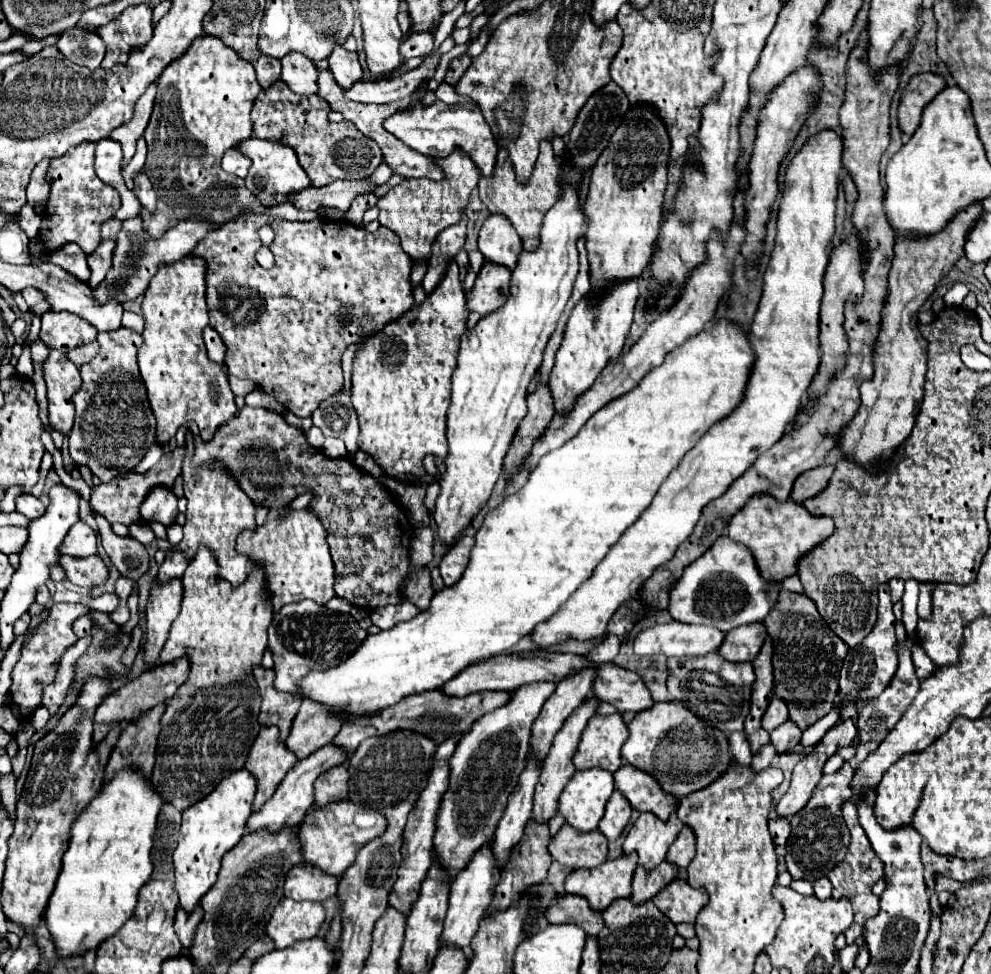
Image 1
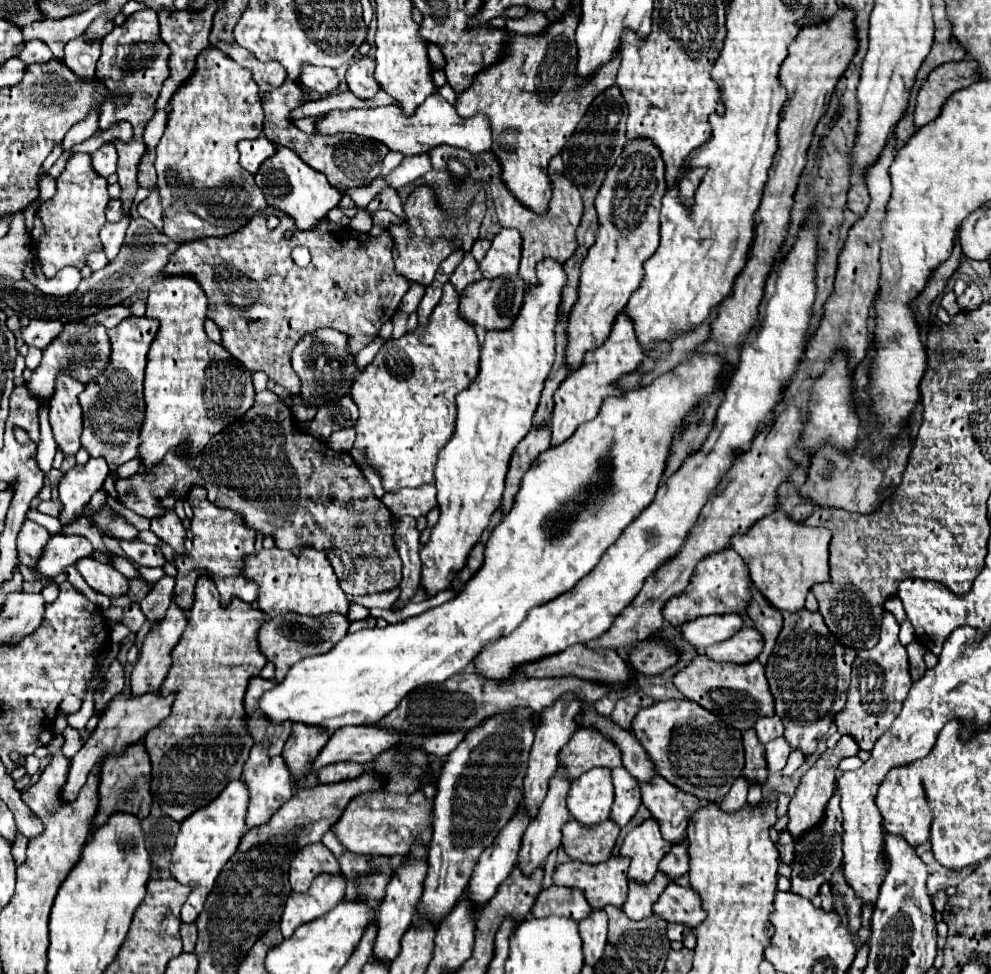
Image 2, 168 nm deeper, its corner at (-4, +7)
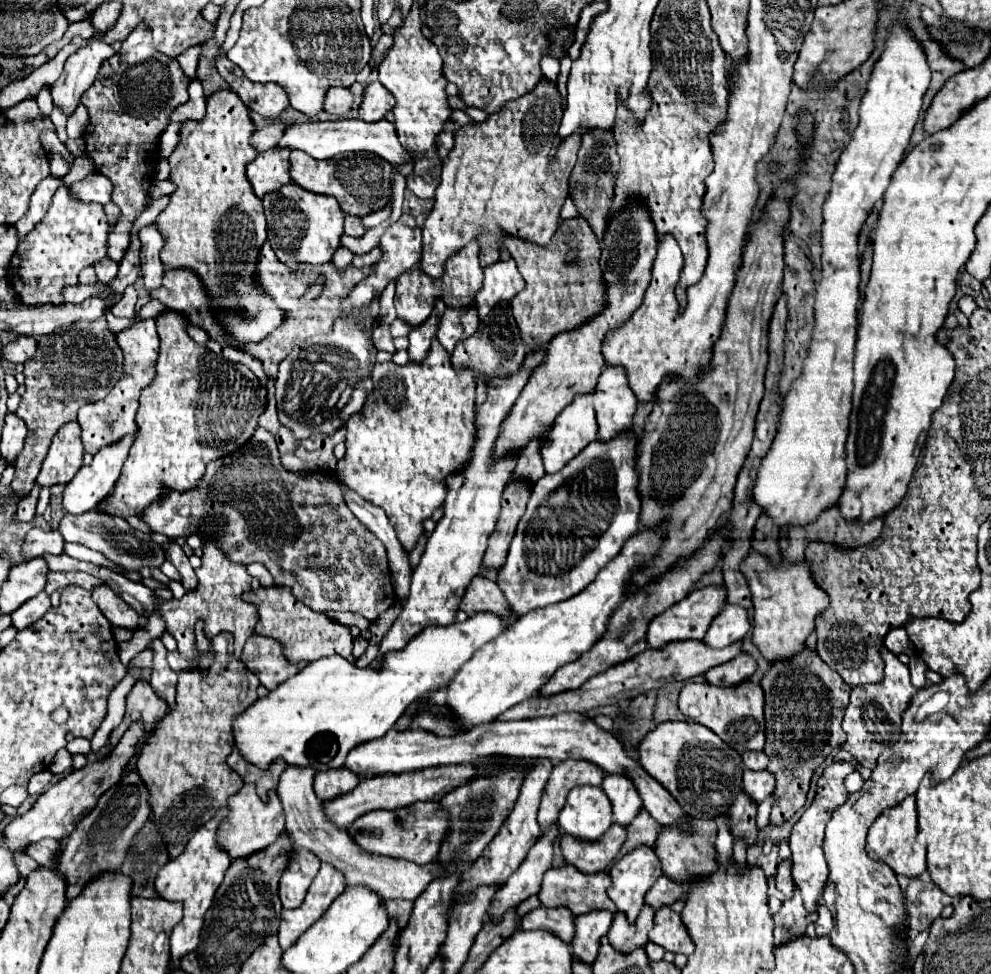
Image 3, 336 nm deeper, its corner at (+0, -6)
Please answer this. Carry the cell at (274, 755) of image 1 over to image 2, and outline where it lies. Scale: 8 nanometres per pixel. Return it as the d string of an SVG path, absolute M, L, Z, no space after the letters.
M255 744L251 748L249 760L243 766L243 782L249 790L249 810L247 810L247 828L261 826L271 820L271 816L293 796L291 774L281 756L269 758L265 744Z

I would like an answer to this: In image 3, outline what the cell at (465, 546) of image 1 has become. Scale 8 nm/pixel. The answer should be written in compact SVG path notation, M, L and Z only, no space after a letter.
M477 575L477 577L469 583L469 587L467 587L467 591L465 591L463 601L461 601L459 607L461 607L467 615L473 615L473 613L477 613L477 611L491 611L491 613L495 613L495 615L513 619L511 613L509 613L509 605L507 605L507 601L505 601L503 593L501 593L501 589L499 589L491 579L481 577L481 575Z

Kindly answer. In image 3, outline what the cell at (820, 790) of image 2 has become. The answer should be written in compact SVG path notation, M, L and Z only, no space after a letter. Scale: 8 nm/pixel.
M833 761L819 777L817 781L817 793L815 793L815 799L813 803L809 805L809 809L801 815L801 819L793 825L793 831L791 831L791 837L789 837L789 847L791 847L791 861L793 861L793 867L791 867L791 873L793 873L793 879L795 879L795 885L799 887L801 891L801 897L803 897L803 903L809 911L815 909L817 901L821 899L821 893L823 893L823 887L825 887L825 881L827 881L827 861L825 861L825 855L823 855L823 833L825 833L825 825L831 817L831 811L835 807L839 807L839 803L845 803L847 801L847 789L843 785L843 779L855 771L855 767L849 763L849 761Z

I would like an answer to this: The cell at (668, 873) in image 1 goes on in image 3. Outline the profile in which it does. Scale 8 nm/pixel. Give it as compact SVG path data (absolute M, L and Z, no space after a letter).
M643 905L639 919L631 925L627 921L627 915L615 913L611 929L607 933L609 941L615 943L619 951L633 951L639 945L647 945L647 933L653 927L653 915L655 911L649 905Z

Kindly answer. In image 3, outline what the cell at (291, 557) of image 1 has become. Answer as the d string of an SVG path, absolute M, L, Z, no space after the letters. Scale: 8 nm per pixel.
M279 585L259 587L257 591L245 593L243 599L255 603L259 609L259 621L257 621L255 633L281 641L285 647L285 655L291 663L317 661L327 655L341 655L353 661L353 655L351 655L353 637L349 627L329 619L325 613L315 613L303 601L297 601L289 587L279 587Z

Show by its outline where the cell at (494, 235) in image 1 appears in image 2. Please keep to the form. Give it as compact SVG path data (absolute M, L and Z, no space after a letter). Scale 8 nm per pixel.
M503 228L495 238L479 262L479 270L483 278L499 278L499 276L515 276L521 260L521 236L513 228Z

